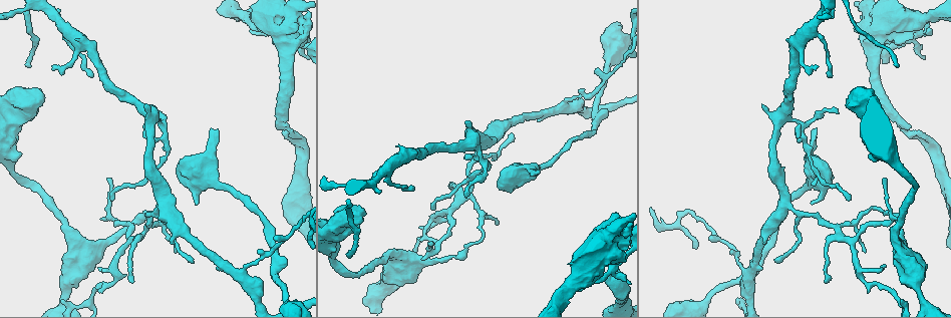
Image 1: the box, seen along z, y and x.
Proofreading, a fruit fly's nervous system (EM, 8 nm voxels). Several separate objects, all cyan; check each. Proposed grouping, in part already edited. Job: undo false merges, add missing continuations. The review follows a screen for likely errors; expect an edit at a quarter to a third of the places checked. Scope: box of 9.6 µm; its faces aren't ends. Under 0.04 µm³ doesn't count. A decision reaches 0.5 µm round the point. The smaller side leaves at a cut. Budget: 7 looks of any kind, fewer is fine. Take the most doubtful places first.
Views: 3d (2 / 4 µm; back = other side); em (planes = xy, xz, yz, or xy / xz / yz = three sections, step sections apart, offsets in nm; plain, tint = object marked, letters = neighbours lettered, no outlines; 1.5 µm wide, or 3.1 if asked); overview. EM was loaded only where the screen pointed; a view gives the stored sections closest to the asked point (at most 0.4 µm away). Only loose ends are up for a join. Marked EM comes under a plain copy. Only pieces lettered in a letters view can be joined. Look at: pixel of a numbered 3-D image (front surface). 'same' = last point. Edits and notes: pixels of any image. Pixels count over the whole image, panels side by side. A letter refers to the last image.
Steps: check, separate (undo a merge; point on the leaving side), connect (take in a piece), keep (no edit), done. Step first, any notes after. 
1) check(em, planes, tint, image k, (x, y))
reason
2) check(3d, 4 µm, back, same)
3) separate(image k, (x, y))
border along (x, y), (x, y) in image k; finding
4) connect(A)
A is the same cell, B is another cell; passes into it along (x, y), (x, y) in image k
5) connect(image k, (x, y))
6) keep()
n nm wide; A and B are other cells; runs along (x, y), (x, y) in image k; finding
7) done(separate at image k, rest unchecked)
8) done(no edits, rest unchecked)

check(3d, 4 µm, image 1, (198, 204))

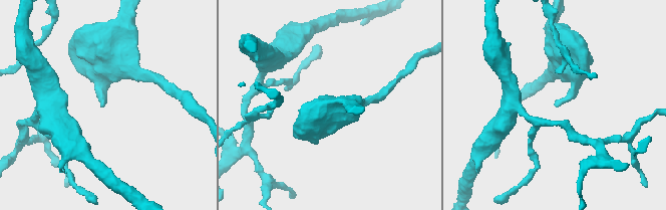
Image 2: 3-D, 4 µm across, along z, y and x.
check(em, planes, letters, image 2, (104, 105))

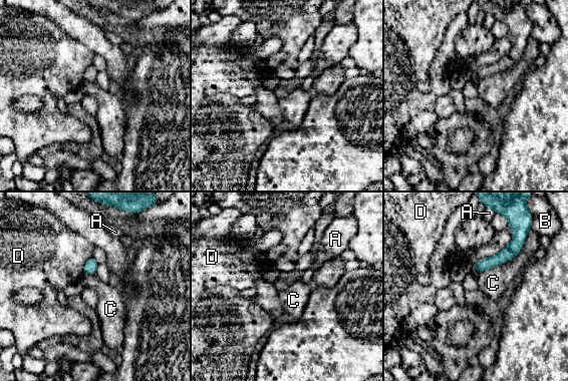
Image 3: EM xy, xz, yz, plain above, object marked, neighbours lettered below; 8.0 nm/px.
keep()
A, B, C and D are other cells; border along (531, 229), (511, 259), (481, 273) in image 3; no lettered piece goes on from it

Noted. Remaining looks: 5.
check(em, xy, step 8, tint, image 1, (117, 279))
abrupt turn

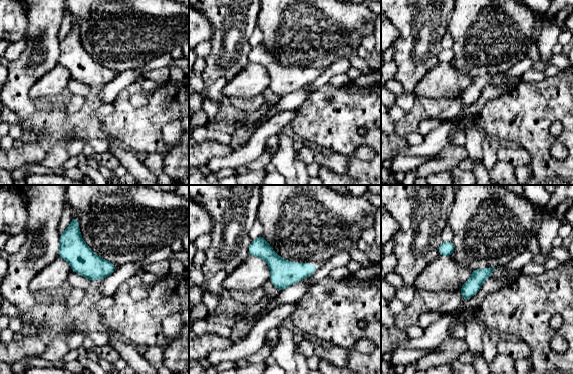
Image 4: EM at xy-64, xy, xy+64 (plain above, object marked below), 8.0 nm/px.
check(em, xz, step 8, letters, same)

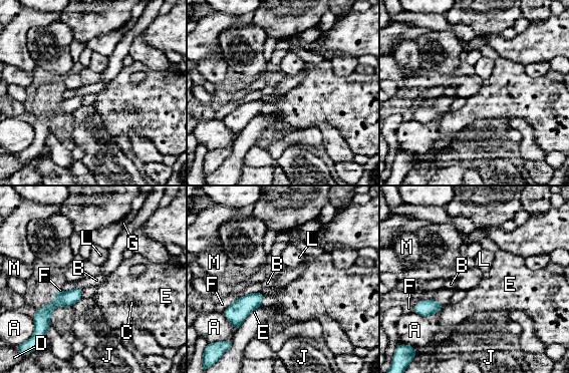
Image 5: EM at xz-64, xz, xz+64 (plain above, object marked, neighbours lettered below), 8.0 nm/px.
keep()
A, B, C, D, E, F, G, J, L and M are other cells; runs along (78, 290), (57, 301), (45, 318) in image 5; all the same neuron

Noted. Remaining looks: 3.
check(em, planes, tint, image 1, (149, 227))
three arms meet

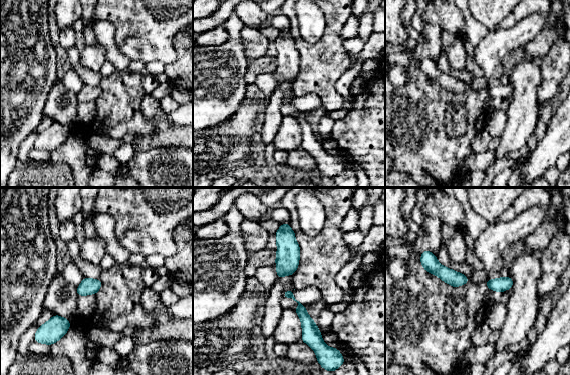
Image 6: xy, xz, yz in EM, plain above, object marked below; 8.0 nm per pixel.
check(em, planes, letters, same)
what lies round it

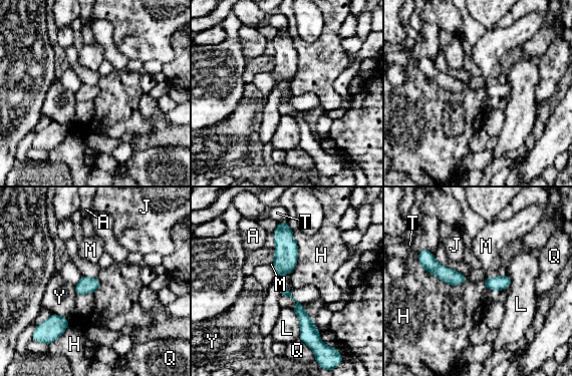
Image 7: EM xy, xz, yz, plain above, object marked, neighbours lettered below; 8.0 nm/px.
keep()
H touches over 300 nm; A, H, J, L, M, Q, T and Y are other cells; runs along (285, 292), (298, 304), (306, 325), (315, 334) in image 7; one neuron here

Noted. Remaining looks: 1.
done(no edits, rest unchecked)

